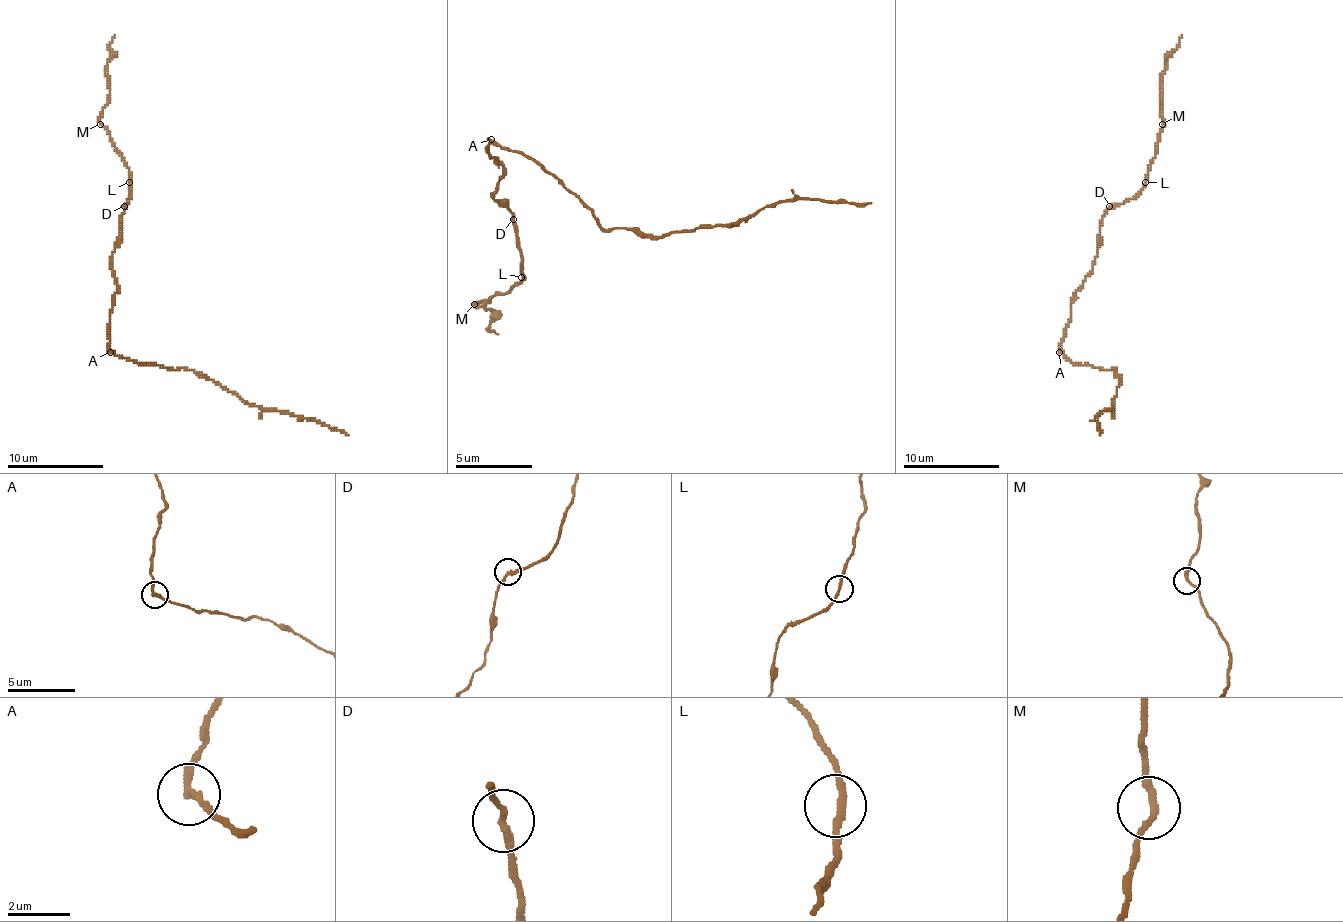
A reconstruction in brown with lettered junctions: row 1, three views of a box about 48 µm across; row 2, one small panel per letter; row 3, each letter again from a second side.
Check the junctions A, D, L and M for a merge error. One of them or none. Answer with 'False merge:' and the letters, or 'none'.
False merge: A

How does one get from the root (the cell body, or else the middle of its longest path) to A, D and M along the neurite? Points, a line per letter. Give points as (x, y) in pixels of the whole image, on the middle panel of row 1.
A: (494, 158), (490, 158), (490, 138)
D: (494, 158), (501, 165), (501, 177), (494, 200), (505, 204), (513, 211), (513, 219)
M: (494, 158), (501, 165), (494, 200), (513, 215), (521, 281), (509, 292), (474, 304)

